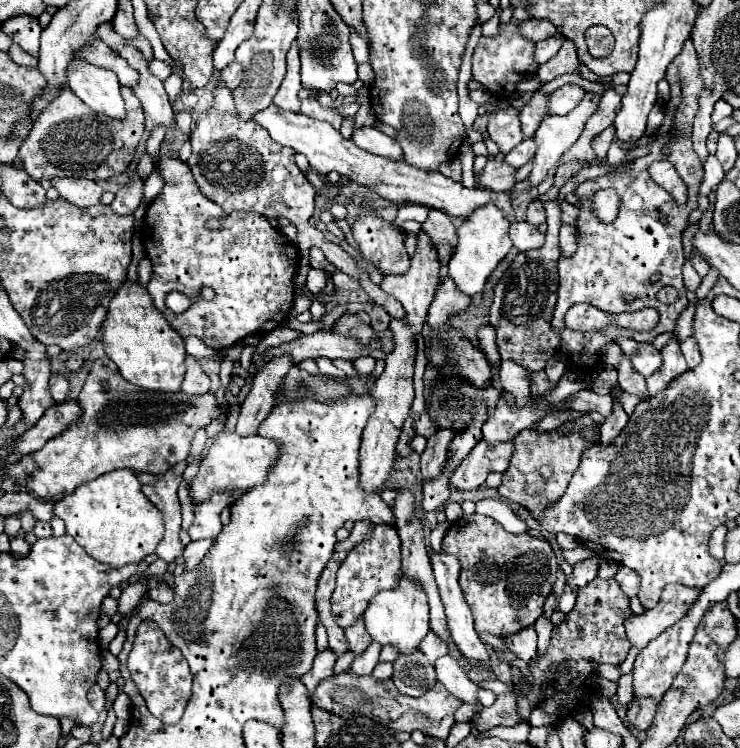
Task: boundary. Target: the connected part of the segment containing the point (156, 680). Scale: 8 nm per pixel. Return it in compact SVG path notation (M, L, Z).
M142 620L142 624L138 626L134 648L128 656L128 670L136 688L144 696L148 710L164 724L176 724L182 718L184 708L192 696L192 672L182 652L168 642L156 622Z

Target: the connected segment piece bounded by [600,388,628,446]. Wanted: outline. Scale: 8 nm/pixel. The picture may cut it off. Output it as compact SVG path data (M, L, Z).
M614 388L612 390L612 400L614 400L614 408L612 408L612 416L608 416L606 420L604 420L604 424L600 426L600 444L604 444L604 446L608 446L618 434L620 434L620 430L624 428L624 424L628 422L628 414L624 412L624 408L622 408L622 404L620 404L620 400L618 400L618 396L622 394L622 390L620 388Z

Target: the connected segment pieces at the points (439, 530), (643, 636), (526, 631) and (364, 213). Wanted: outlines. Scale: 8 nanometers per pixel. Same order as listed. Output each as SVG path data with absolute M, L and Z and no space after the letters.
M442 522L442 524L438 524L432 530L432 534L430 534L430 548L432 548L434 554L442 554L442 538L448 532L448 528L450 528L450 524L448 522Z
M668 584L652 610L646 610L640 616L632 616L626 622L626 634L630 644L636 648L646 648L652 638L658 638L666 628L676 624L676 620L682 620L686 616L698 594L700 588Z
M526 626L512 636L502 636L502 642L518 658L522 658L524 662L532 662L532 658L536 658L536 638L538 636L534 626Z
M360 208L358 220L352 224L354 240L360 246L362 260L378 266L386 274L402 274L410 266L410 256L404 248L402 228L394 228L376 216L374 210Z

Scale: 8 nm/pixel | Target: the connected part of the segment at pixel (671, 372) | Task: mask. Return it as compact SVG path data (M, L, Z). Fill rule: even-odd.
M674 334L668 344L662 348L662 366L646 378L646 384L648 384L648 394L650 396L656 396L660 390L664 390L676 376L680 376L682 372L688 370L686 366L686 360L680 352L680 342L678 342L678 336Z

